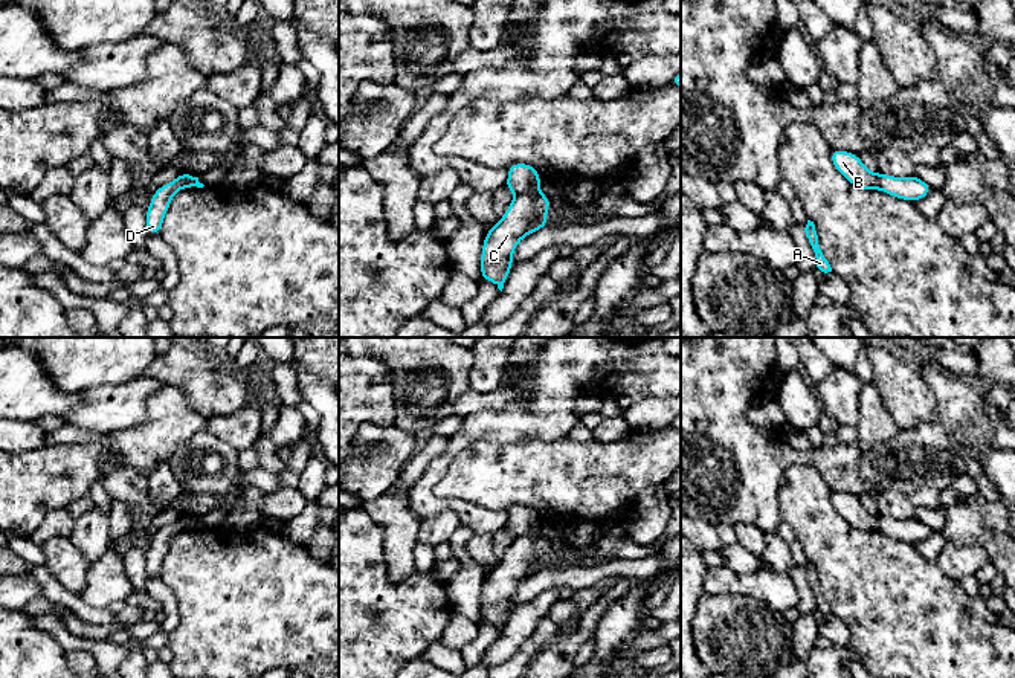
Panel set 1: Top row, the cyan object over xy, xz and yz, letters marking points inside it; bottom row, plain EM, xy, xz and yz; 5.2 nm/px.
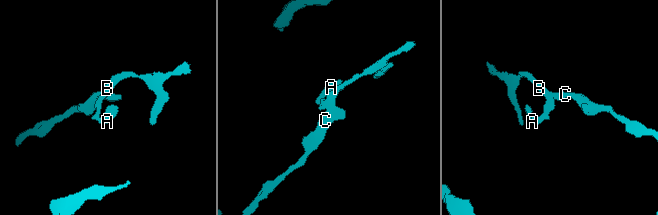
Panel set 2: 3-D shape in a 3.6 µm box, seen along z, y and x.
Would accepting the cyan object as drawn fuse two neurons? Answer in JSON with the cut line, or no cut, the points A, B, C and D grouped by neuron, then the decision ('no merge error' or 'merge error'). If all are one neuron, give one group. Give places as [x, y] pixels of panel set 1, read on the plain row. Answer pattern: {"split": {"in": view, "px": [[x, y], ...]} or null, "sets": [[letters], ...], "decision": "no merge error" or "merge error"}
{"split": {"in": "xz", "px": [[539, 533], [516, 538]]}, "sets": [["A", "B", "D"], ["C"]], "decision": "merge error"}

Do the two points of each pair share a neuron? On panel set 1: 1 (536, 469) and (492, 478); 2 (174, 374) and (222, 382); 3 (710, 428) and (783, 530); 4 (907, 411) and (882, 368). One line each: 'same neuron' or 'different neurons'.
1: same neuron
2: same neuron
3: different neurons
4: same neuron

